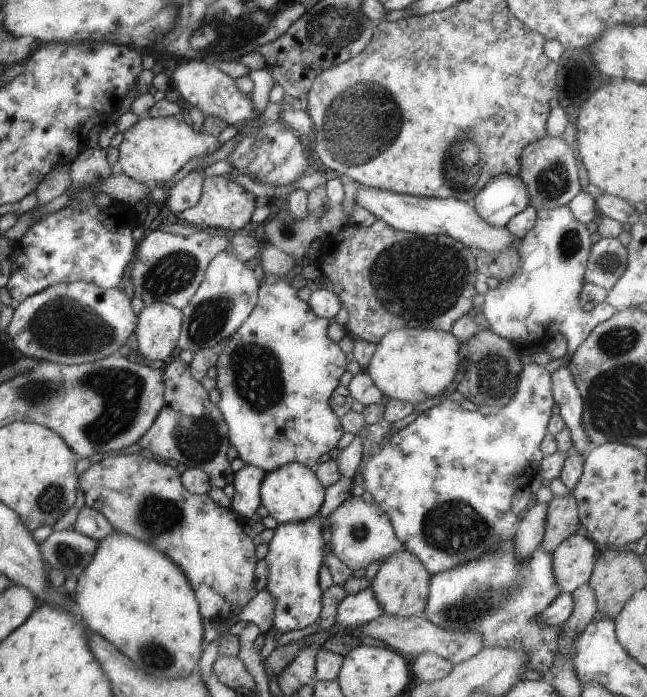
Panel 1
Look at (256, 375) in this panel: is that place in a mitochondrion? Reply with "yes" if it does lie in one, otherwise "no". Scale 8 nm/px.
yes

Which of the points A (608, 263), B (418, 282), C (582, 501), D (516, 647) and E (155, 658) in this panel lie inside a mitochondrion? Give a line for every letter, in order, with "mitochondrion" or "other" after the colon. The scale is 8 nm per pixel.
A: mitochondrion
B: mitochondrion
C: other
D: other
E: mitochondrion

